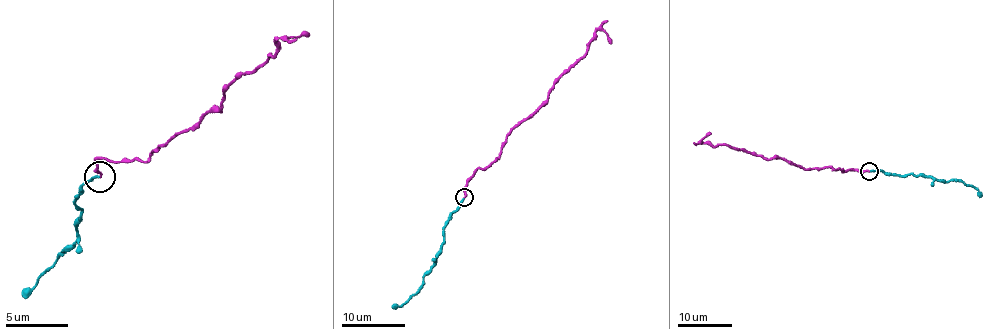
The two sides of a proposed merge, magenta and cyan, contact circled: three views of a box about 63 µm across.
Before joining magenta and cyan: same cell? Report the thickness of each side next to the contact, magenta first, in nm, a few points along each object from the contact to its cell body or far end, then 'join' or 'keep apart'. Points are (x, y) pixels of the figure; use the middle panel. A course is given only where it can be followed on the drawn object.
170/170 nm | magenta via (464, 197), (466, 183), (499, 155), (505, 139), (586, 51), (596, 30), (604, 31), (611, 43) | cyan via (464, 199), (443, 228), (442, 249), (424, 275), (418, 291), (407, 302), (392, 307) | join

